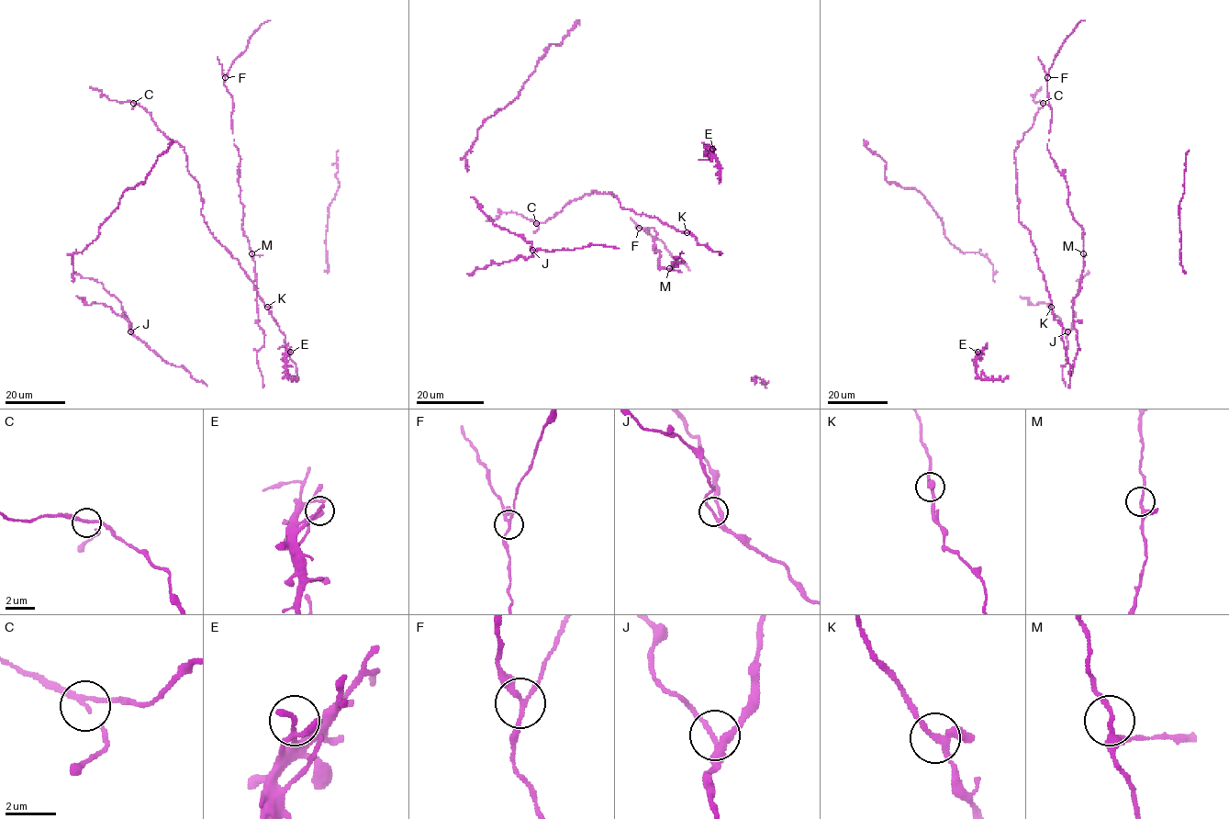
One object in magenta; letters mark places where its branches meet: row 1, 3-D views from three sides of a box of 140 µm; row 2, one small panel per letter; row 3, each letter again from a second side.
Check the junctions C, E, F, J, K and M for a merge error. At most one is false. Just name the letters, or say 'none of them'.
F

